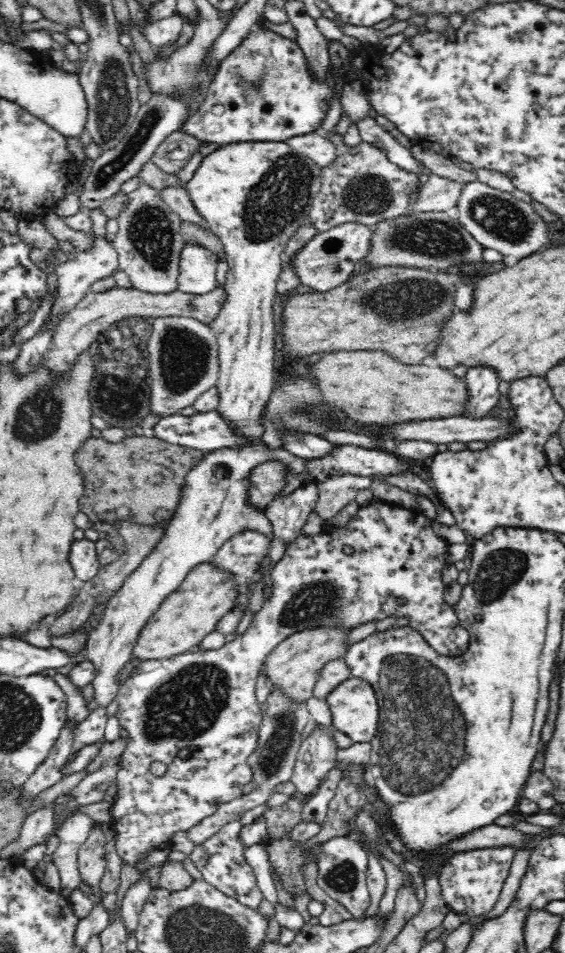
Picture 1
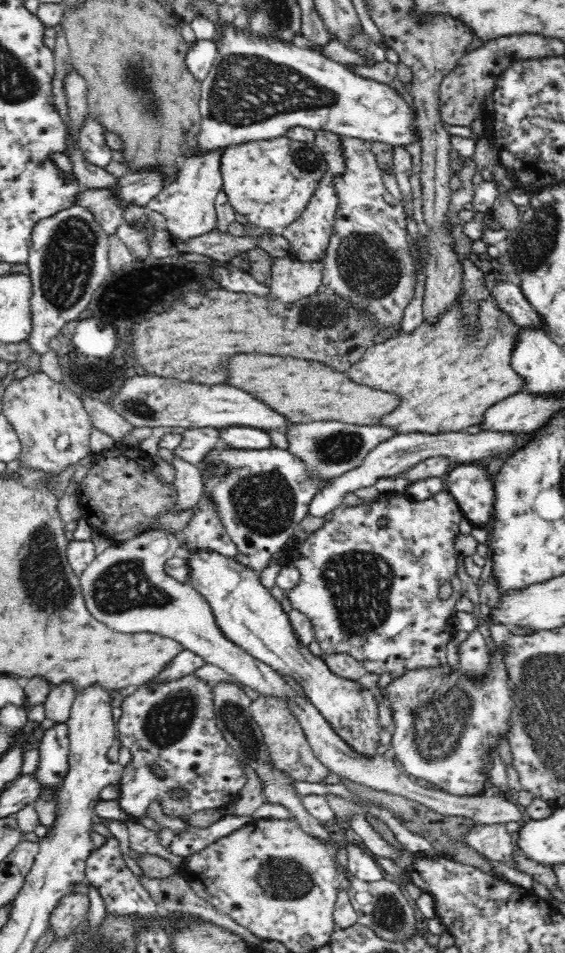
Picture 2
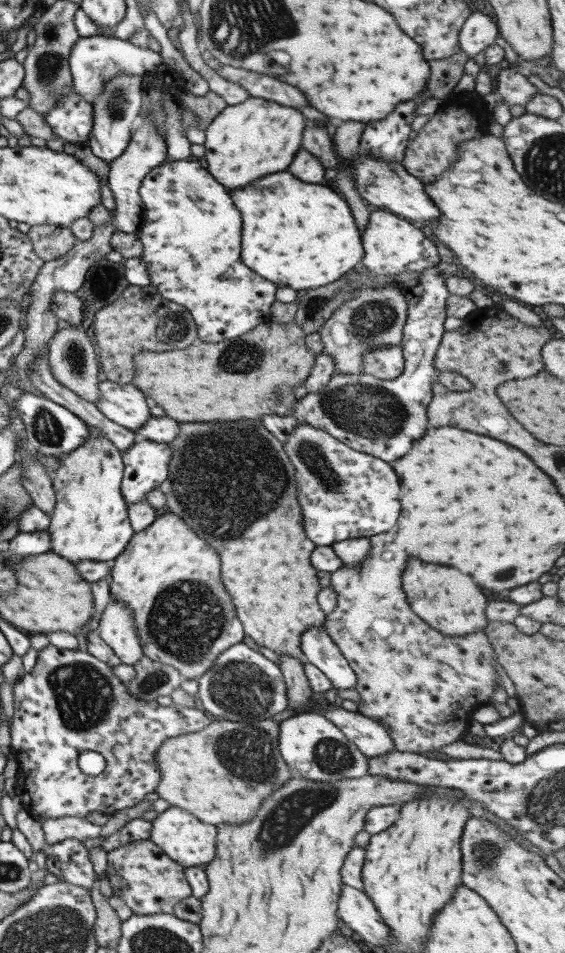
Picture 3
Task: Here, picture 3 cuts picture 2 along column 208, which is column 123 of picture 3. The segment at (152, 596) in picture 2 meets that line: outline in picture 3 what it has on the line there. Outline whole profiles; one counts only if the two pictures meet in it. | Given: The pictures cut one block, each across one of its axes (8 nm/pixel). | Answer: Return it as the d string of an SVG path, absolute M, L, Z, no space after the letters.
M111 598L101 615L97 630L124 665L134 666L144 656L136 634L133 612L127 604Z

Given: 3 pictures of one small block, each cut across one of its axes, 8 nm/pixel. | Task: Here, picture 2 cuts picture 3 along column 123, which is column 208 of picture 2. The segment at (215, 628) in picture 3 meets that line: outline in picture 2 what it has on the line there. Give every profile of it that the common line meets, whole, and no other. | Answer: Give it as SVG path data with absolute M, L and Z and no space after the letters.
M199 551L189 554L187 560L191 576L188 584L191 584L210 603L220 631L232 643L238 644L245 652L254 656L254 659L268 664L280 676L292 675L302 685L308 700L321 712L321 715L330 723L338 736L342 737L354 751L362 753L366 757L378 755L376 748L380 747L378 732L381 730L381 725L378 720L380 704L375 691L364 688L359 681L348 681L346 677L334 674L320 656L313 656L307 647L302 647L294 634L288 612L285 612L282 605L271 596L271 592L262 586L260 575L256 575L250 567L235 562L232 557L224 557L218 553Z

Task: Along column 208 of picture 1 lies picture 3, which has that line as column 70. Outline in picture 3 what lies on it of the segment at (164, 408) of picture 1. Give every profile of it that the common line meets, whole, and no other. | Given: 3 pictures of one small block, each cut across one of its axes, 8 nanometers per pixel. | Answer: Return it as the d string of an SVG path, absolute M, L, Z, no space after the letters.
M66 325L60 327L54 334L54 343L49 349L49 365L53 375L65 387L73 390L88 402L99 399L99 384L103 379L101 369L98 369L93 335L89 329L80 325Z

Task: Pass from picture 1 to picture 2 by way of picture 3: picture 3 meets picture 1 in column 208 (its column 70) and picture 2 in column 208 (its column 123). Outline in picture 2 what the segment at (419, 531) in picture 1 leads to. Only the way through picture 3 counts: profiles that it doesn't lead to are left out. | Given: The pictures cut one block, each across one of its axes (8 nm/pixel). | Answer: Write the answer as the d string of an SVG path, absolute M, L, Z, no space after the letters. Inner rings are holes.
M194 673L187 674L186 676L180 677L178 680L166 681L165 683L154 683L152 686L146 685L146 683L138 685L136 690L124 698L121 704L122 715L118 718L117 722L117 738L121 741L121 744L128 748L132 755L131 761L123 768L123 775L119 780L120 793L117 802L122 807L122 810L129 814L131 820L138 818L146 818L146 810L153 802L159 802L162 805L163 812L166 816L173 816L179 818L180 816L188 816L194 814L194 812L200 812L200 810L208 810L208 808L221 809L230 805L232 802L236 802L241 792L241 788L246 784L247 778L242 764L237 759L235 752L230 748L227 740L223 737L221 731L217 728L217 722L215 721L214 714L214 692L210 687L210 682L202 680ZM152 764L157 764L165 772L164 778L160 778L154 774L151 769ZM180 789L184 791L184 798L173 798L173 791Z

